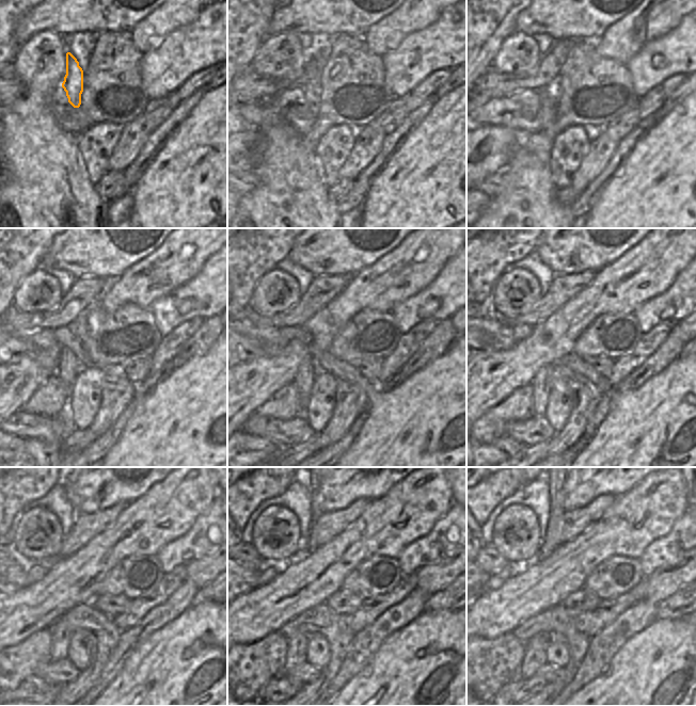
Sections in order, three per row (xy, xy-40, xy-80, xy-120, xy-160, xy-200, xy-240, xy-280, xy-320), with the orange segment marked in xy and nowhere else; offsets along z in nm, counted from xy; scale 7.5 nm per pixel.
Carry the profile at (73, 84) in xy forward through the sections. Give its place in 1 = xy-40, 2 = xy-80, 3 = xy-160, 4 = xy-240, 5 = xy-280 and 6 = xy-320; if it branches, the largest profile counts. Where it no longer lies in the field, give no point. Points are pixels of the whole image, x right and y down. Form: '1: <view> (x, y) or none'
1: xy-40 (312, 90)
2: xy-80 (548, 103)
3: xy-160 (307, 370)
4: xy-240 (60, 629)
5: xy-280 (297, 648)
6: xy-320 (535, 656)

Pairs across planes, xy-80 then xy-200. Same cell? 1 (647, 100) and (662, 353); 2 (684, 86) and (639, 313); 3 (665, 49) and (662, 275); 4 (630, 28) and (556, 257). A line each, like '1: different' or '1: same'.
1: different
2: different
3: different
4: different

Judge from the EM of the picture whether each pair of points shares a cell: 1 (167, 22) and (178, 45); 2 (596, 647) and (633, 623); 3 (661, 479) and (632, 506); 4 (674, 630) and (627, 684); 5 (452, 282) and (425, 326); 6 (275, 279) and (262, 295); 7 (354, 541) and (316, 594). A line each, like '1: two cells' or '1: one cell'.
1: two cells
2: one cell
3: one cell
4: one cell
5: two cells
6: one cell
7: one cell

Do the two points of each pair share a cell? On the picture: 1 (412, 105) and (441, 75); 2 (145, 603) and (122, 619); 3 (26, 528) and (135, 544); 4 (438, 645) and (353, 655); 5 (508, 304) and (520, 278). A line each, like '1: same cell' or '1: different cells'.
1: same cell
2: same cell
3: different cells
4: different cells
5: same cell

